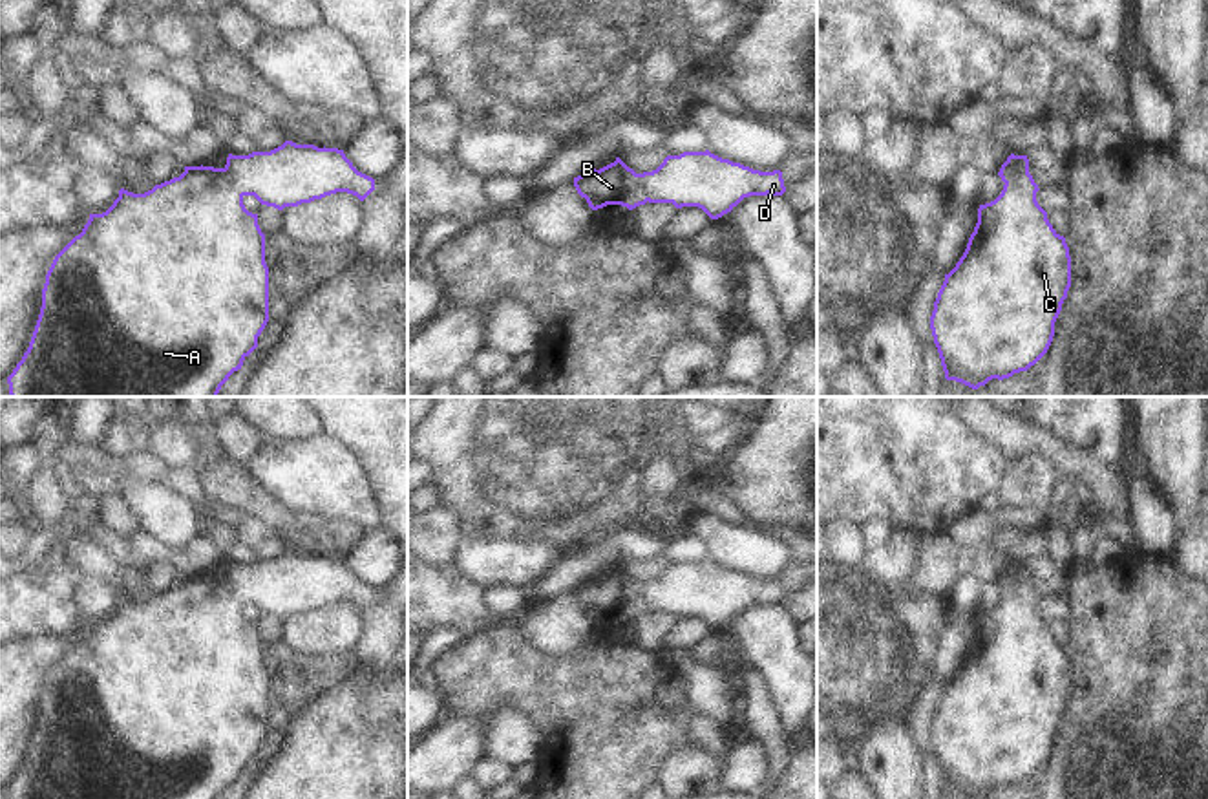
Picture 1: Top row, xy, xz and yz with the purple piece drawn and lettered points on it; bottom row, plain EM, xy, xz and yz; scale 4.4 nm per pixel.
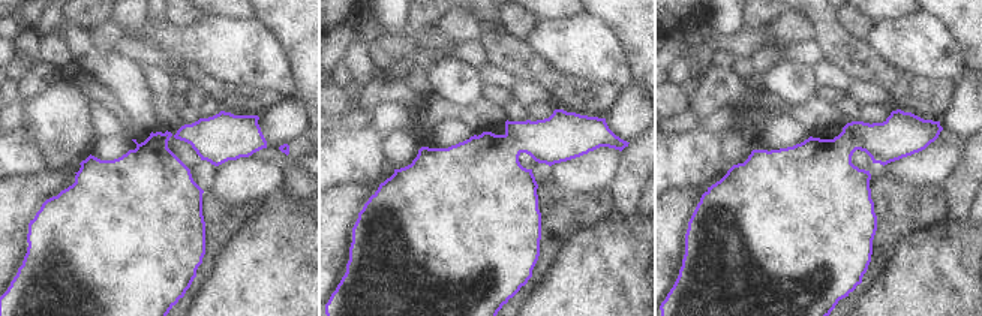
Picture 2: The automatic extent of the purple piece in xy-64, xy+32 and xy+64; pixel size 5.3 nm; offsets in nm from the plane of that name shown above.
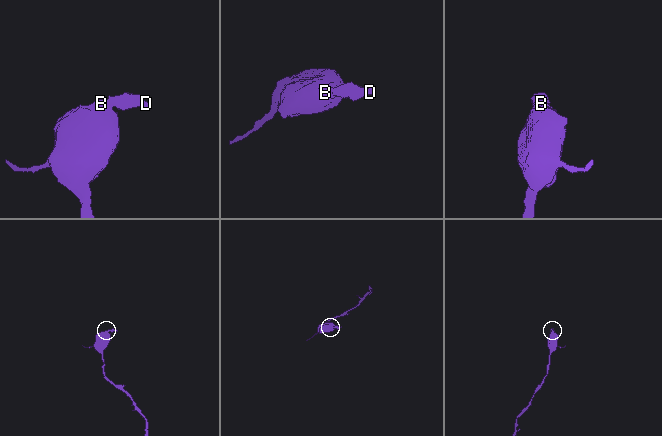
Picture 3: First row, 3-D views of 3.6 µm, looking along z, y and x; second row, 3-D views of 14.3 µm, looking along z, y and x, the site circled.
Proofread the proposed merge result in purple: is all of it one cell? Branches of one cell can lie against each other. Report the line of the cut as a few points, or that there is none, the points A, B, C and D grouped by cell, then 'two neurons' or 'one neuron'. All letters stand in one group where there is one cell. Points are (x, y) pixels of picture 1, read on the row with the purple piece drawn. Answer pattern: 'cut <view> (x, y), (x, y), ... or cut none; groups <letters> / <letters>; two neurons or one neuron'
cut none; groups A B C D; one neuron

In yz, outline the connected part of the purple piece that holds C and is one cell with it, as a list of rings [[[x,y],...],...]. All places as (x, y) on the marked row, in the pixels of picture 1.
[[[1011,154],[998,176],[1005,183],[1003,190],[994,201],[980,205],[974,232],[956,267],[945,274],[930,316],[930,329],[945,378],[972,389],[985,386],[992,378],[1003,380],[1014,373],[1027,371],[1047,353],[1054,336],[1054,322],[1071,287],[1069,247],[1036,201],[1040,188],[1029,174],[1027,155]]]

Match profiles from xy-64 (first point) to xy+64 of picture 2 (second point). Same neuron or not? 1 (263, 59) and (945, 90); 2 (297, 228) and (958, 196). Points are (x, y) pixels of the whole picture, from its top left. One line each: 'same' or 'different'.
1: different
2: different

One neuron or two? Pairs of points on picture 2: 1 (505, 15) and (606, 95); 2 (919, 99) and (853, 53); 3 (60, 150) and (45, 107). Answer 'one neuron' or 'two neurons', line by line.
1: two neurons
2: one neuron
3: one neuron

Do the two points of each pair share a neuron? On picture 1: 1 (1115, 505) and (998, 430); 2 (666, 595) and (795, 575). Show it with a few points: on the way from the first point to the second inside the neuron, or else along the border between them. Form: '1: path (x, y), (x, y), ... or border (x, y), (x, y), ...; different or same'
1: path (1090, 476), (1055, 448), (1037, 439), (1027, 439); same
2: path (699, 591), (762, 591); same

